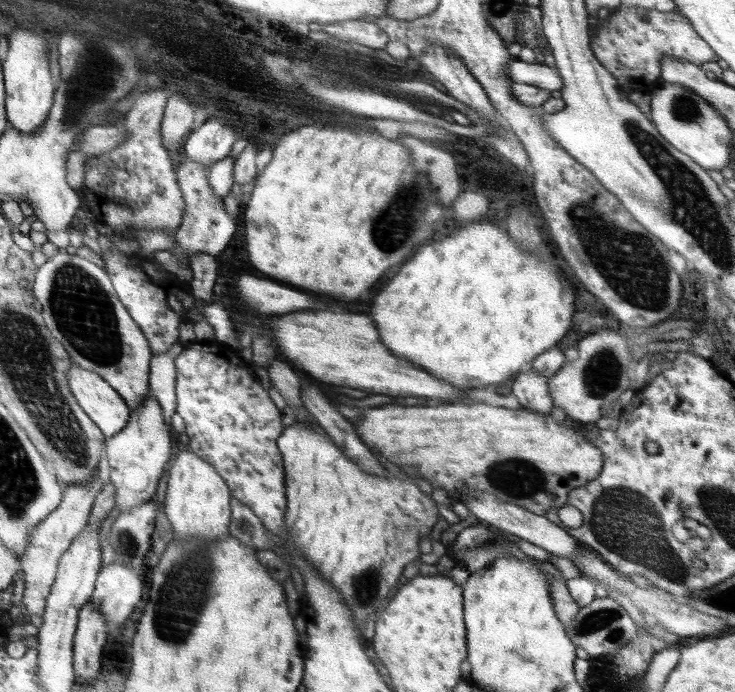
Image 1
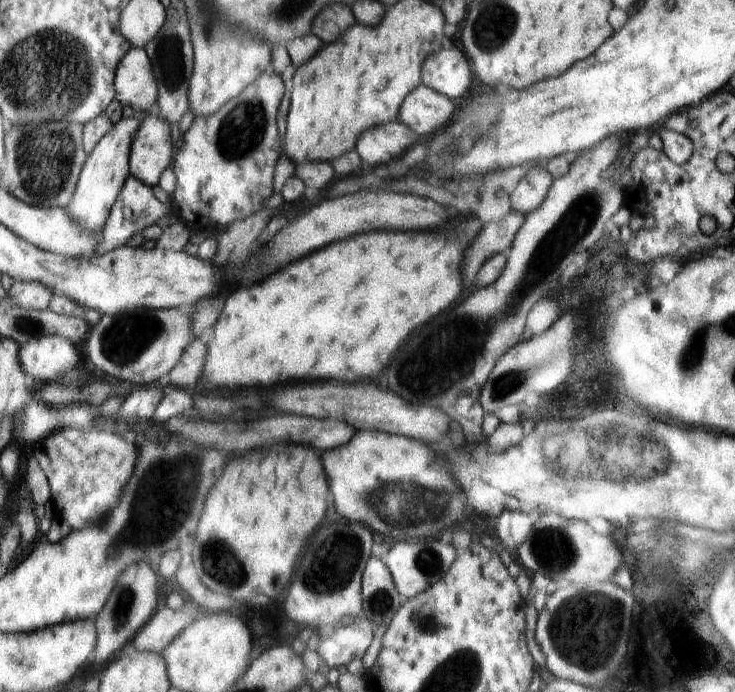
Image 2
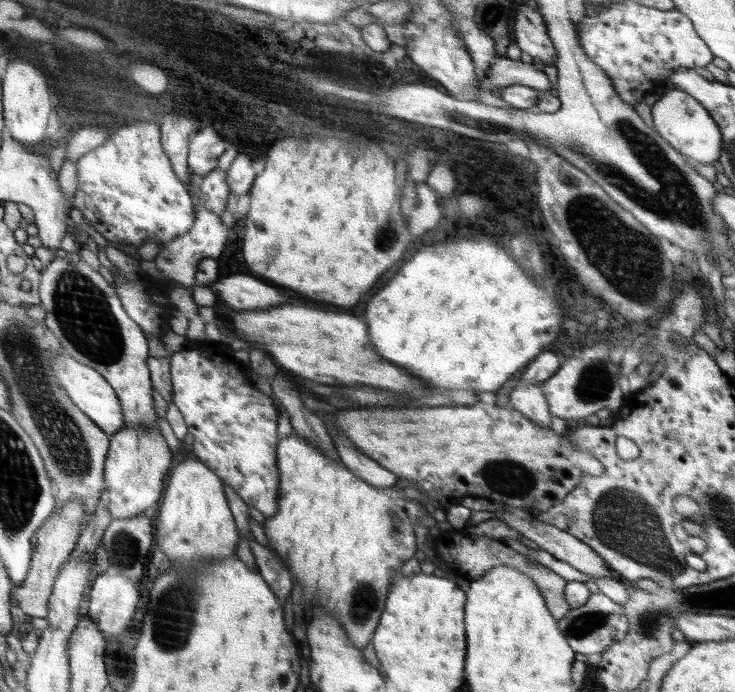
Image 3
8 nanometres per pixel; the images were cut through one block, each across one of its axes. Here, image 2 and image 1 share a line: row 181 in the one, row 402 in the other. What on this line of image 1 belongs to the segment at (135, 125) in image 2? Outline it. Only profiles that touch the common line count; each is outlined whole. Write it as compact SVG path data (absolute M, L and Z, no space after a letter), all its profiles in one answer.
M75 364L70 370L70 386L82 408L102 428L106 437L118 435L132 418L130 407L120 393L98 372Z

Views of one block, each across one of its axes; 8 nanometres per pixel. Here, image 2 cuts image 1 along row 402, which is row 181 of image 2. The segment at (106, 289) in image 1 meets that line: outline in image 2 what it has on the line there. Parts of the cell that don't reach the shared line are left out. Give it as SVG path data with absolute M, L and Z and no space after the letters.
M130 174L124 188L121 190L120 196L117 198L116 204L113 205L112 212L109 213L108 220L105 222L104 230L102 230L104 236L102 237L102 244L100 244L100 248L96 250L96 253L102 254L125 245L134 234L142 233L146 226L155 224L160 216L164 216L164 214L168 214L171 211L171 202L166 204L158 202L156 196L152 194L150 185L136 178L134 174Z

